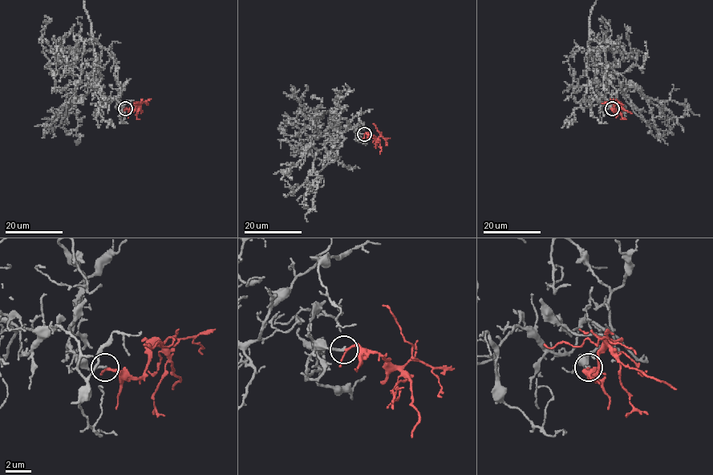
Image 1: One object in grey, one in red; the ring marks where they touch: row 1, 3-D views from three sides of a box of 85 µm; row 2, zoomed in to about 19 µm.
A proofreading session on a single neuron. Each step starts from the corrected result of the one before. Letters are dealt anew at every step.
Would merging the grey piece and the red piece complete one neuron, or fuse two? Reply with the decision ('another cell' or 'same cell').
same cell

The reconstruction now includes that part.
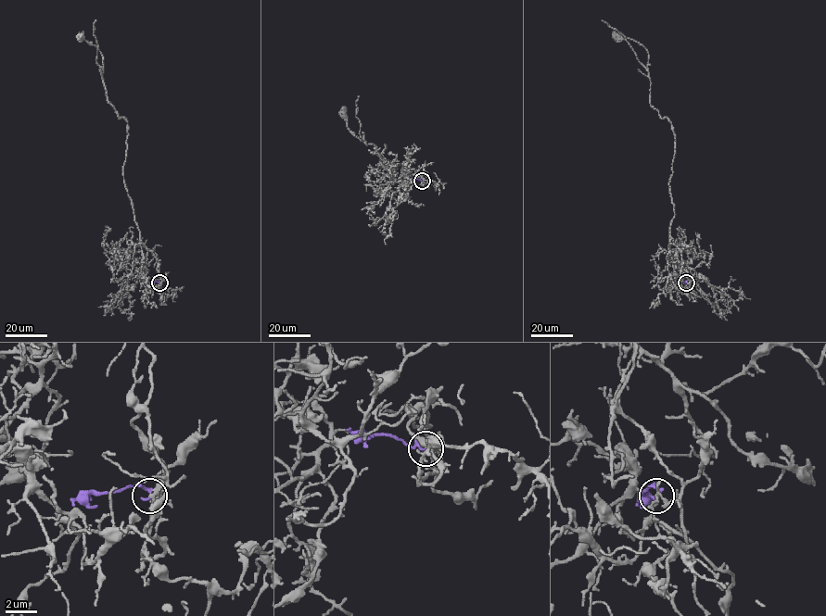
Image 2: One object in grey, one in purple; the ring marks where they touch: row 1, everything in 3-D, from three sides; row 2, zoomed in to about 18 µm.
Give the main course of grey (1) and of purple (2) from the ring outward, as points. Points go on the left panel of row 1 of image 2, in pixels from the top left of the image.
1: (159, 282), (158, 260), (141, 242), (124, 182), (127, 122), (108, 100), (100, 51), (80, 38)
2: (159, 282), (148, 282)

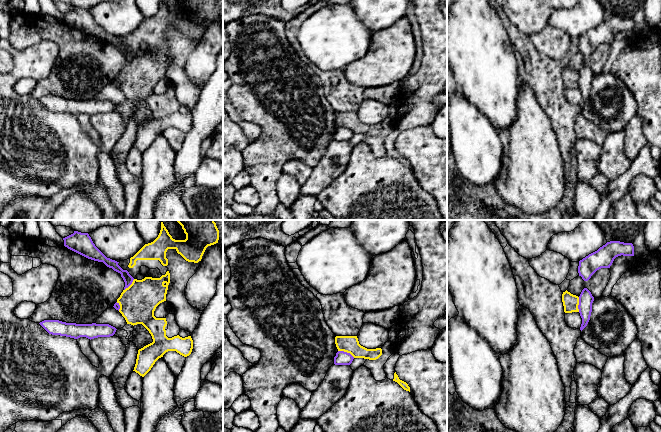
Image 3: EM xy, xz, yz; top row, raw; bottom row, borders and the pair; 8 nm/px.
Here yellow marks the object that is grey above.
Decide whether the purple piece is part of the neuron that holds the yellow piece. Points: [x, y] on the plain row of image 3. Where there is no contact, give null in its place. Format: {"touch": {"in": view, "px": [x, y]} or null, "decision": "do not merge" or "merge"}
{"touch": {"in": "xz", "px": [346, 127]}, "decision": "do not merge"}

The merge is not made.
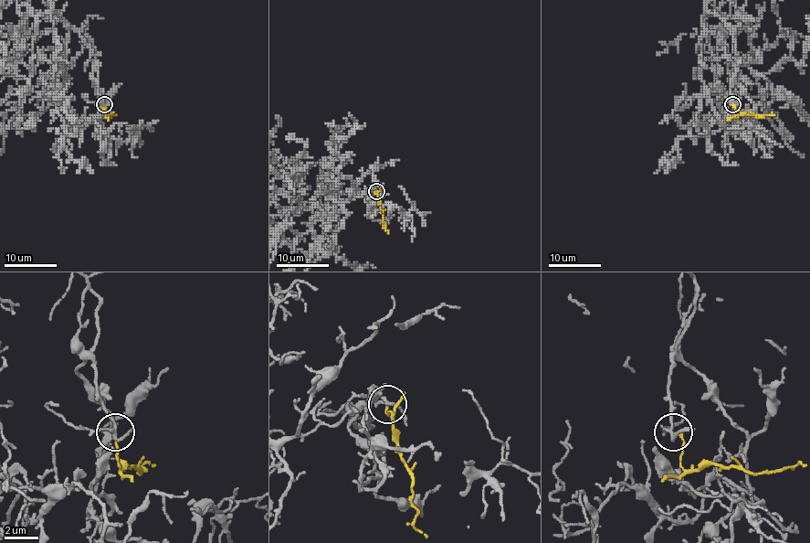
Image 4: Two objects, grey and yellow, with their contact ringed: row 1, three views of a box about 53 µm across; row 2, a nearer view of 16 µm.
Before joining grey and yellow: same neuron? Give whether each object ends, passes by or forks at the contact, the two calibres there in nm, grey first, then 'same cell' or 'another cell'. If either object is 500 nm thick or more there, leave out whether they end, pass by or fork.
grey forks; yellow ends; calibres 140 and 100 nm; another cell

